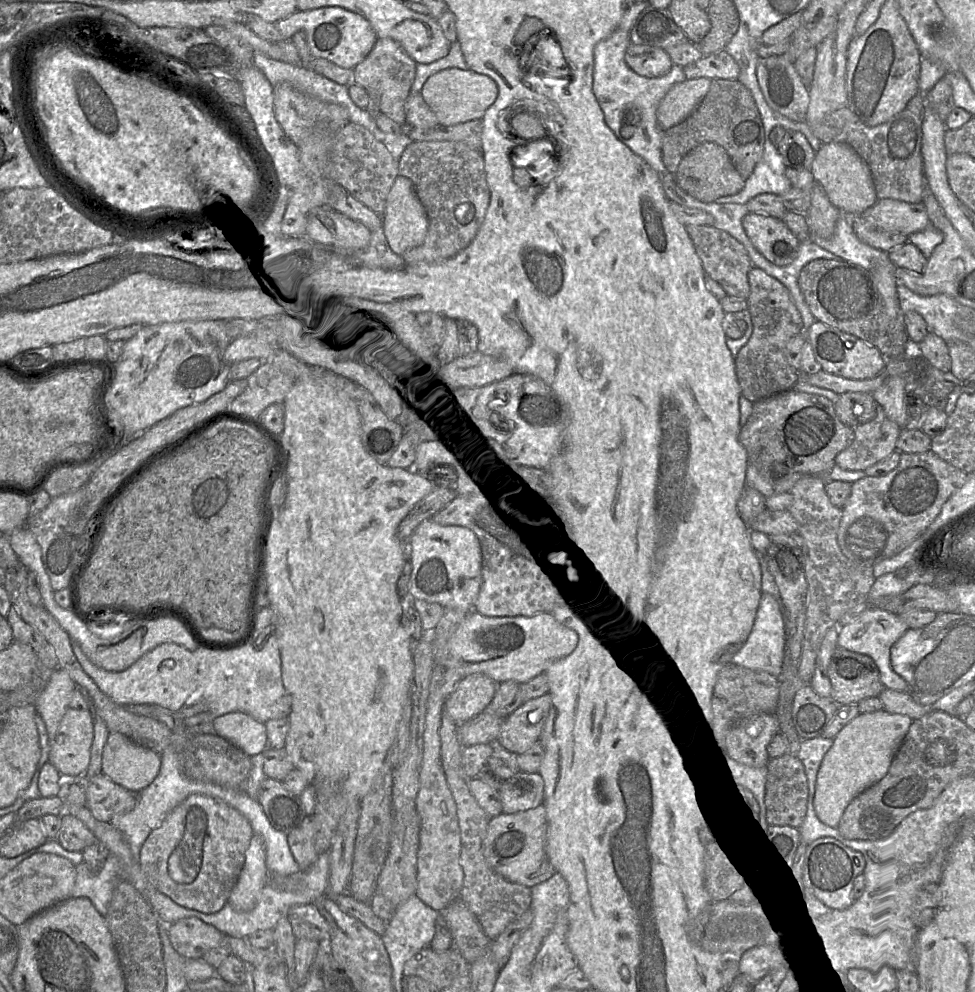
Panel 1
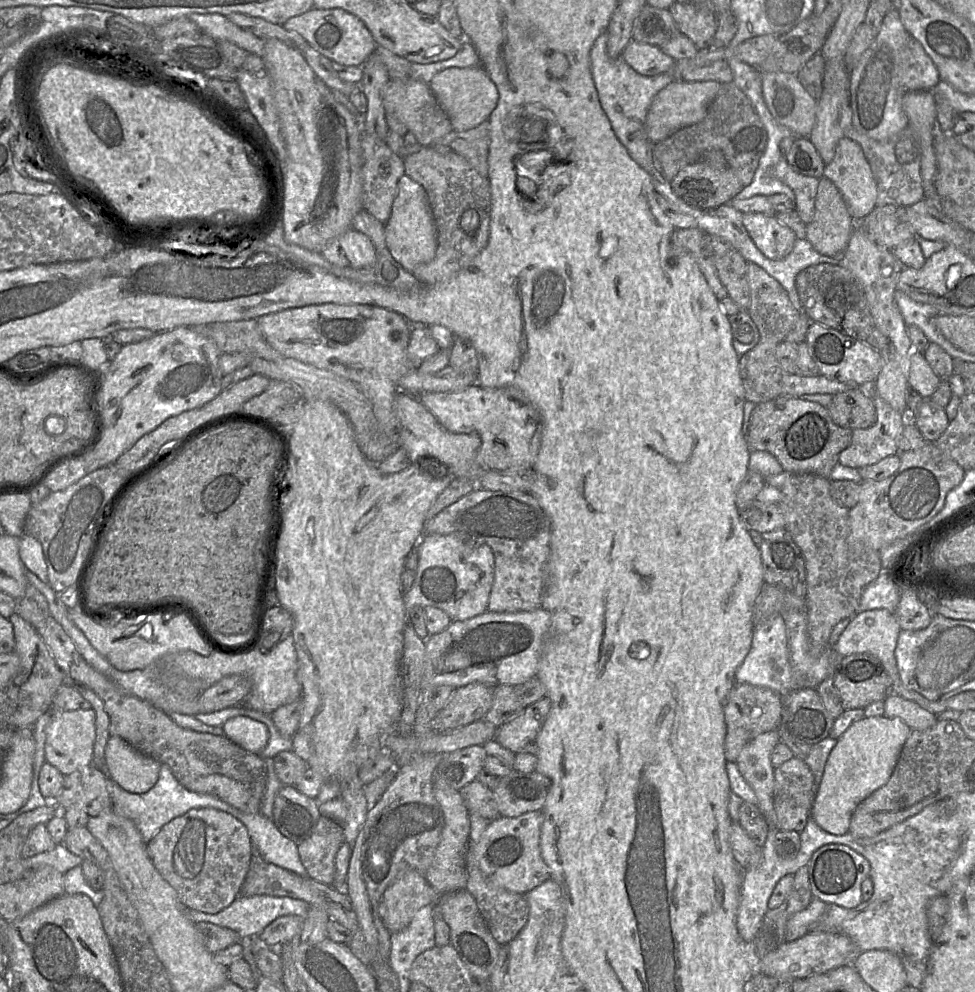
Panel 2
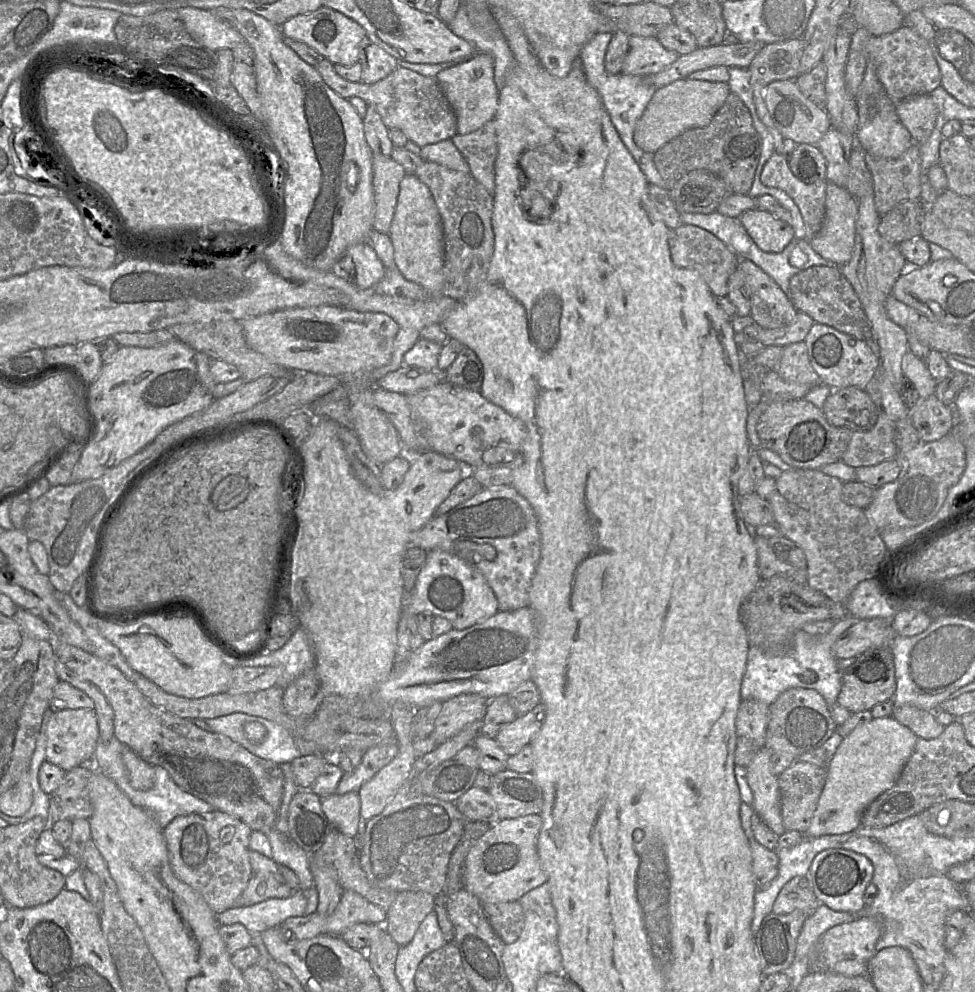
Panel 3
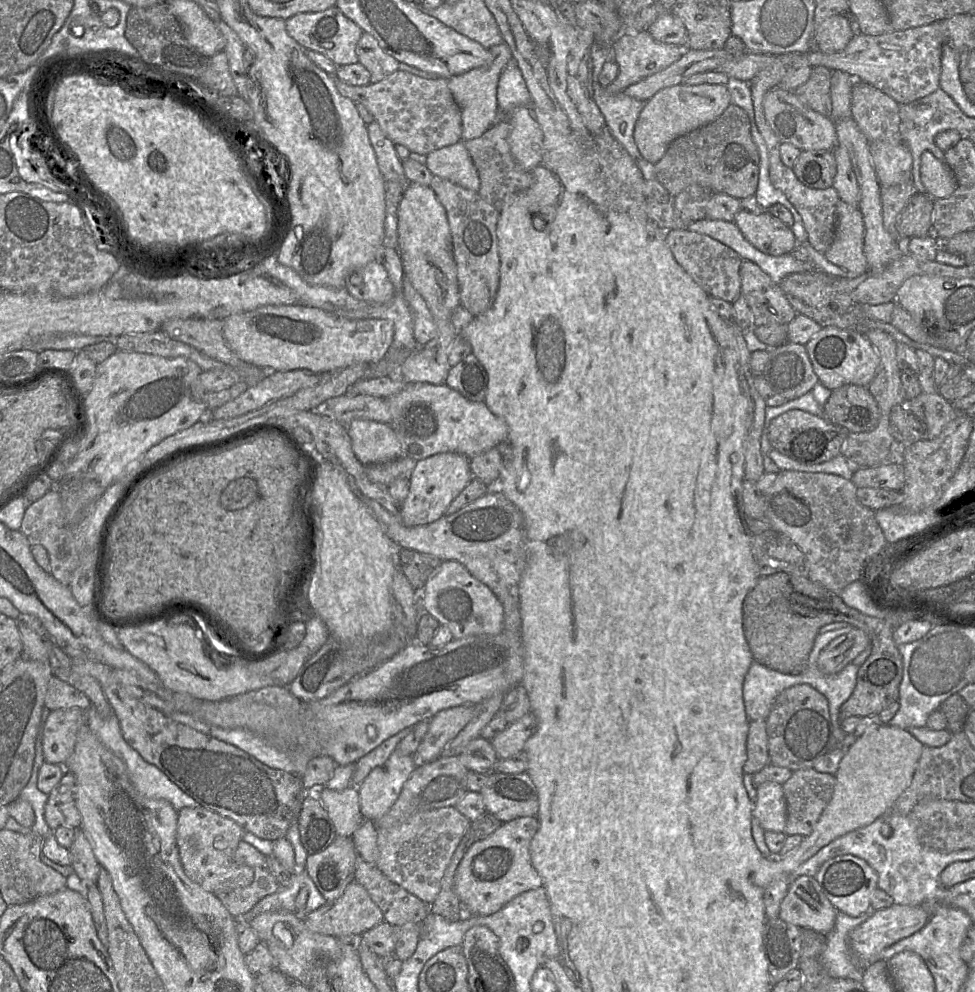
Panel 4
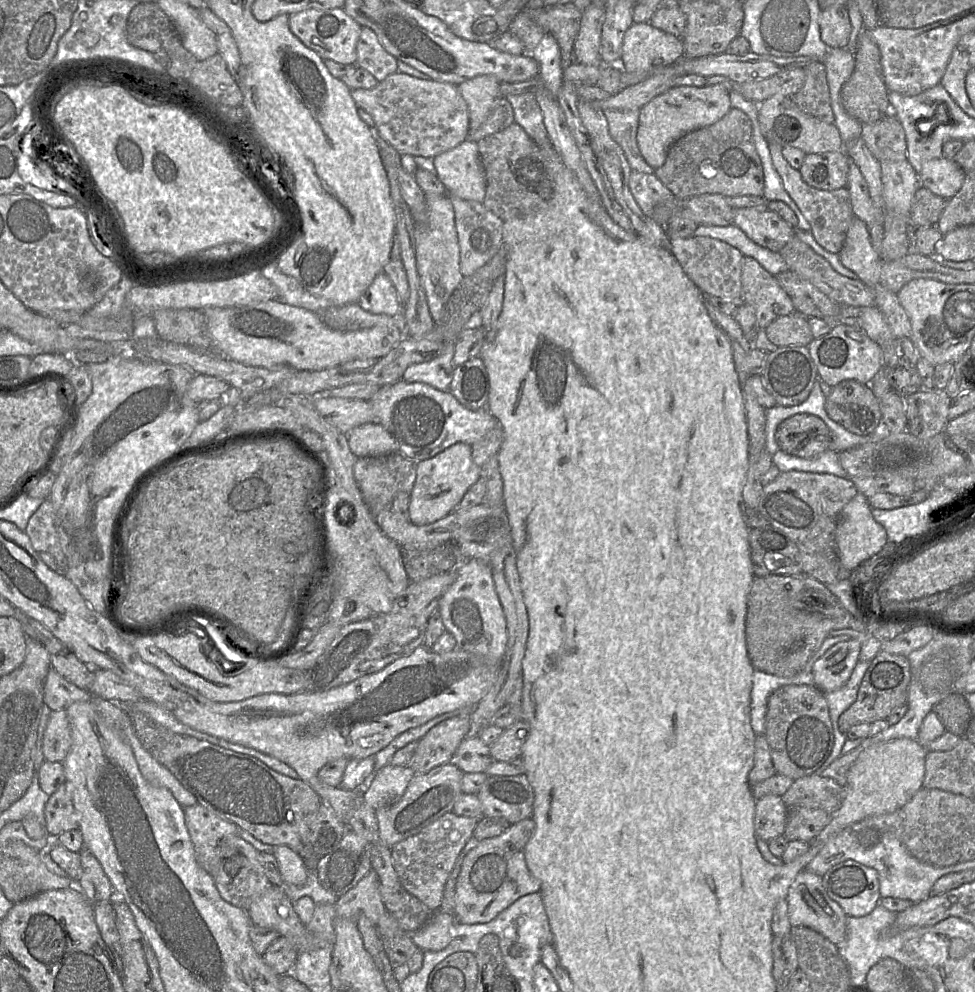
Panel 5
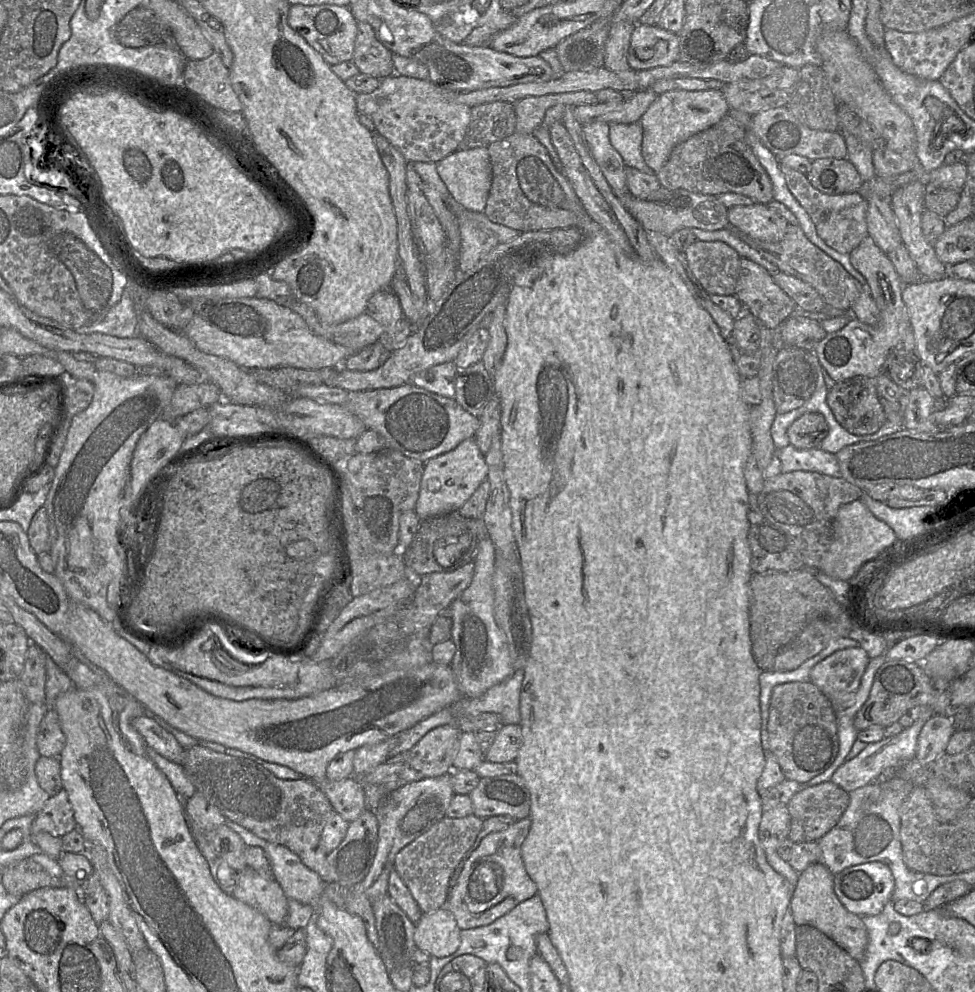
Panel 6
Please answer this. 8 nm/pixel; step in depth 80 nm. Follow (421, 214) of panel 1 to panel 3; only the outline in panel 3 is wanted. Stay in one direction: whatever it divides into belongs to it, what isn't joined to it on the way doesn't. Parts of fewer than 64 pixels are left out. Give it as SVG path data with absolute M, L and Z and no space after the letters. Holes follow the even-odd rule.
M406 174L400 182L388 235L394 248L394 261L401 274L422 286L431 296L443 295L444 238L441 216L429 188L414 174Z

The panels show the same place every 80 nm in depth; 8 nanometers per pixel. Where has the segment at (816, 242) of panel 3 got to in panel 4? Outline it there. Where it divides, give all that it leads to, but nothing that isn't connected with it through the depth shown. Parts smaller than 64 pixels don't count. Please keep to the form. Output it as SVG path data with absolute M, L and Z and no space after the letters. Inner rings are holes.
M840 199L834 240L824 256L831 263L852 272L854 277L861 276L869 270L863 250L864 237L865 227L860 209Z

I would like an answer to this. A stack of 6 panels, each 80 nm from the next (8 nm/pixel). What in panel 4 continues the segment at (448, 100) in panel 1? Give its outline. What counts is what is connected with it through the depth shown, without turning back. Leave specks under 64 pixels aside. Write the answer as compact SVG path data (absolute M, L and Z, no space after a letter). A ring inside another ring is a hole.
M504 42L489 48L489 50L491 60L488 64L447 79L448 87L453 98L461 109L461 141L480 137L498 121L499 108L497 103L497 88L499 76L508 62L512 59L512 55L508 45Z

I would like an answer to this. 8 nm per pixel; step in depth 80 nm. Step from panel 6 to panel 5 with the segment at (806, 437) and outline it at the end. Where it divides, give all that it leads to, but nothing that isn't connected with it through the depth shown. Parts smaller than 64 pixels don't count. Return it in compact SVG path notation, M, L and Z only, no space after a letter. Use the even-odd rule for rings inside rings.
M798 413L782 421L777 427L775 439L780 450L805 459L831 450L833 441L824 421L808 413Z

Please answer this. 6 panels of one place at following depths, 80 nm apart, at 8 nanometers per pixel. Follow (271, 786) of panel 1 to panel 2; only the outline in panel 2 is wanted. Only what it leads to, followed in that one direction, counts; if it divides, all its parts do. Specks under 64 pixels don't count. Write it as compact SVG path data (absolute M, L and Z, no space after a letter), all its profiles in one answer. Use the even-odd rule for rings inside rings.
M282 785L275 796L271 821L297 845L308 839L321 817L315 798L301 793L295 786Z

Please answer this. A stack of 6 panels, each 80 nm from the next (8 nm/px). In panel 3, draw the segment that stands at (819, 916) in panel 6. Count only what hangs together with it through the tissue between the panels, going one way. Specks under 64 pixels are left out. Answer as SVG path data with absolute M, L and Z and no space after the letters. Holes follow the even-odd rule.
M794 877L788 881L779 892L772 912L775 914L788 914L794 910L801 910L809 916L820 905L820 901L815 896L808 877Z

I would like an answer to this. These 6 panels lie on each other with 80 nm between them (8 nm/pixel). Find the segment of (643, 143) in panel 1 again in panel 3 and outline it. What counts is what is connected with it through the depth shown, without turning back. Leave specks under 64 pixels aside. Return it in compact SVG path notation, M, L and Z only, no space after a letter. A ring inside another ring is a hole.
M603 32L595 34L583 47L580 54L580 63L588 83L600 96L601 102L607 111L610 120L617 131L621 141L638 164L645 175L648 184L665 189L665 183L661 178L655 163L654 155L640 149L633 141L634 128L643 114L653 94L658 88L649 82L647 77L634 76L625 73L609 74L605 69L605 55L613 33Z

